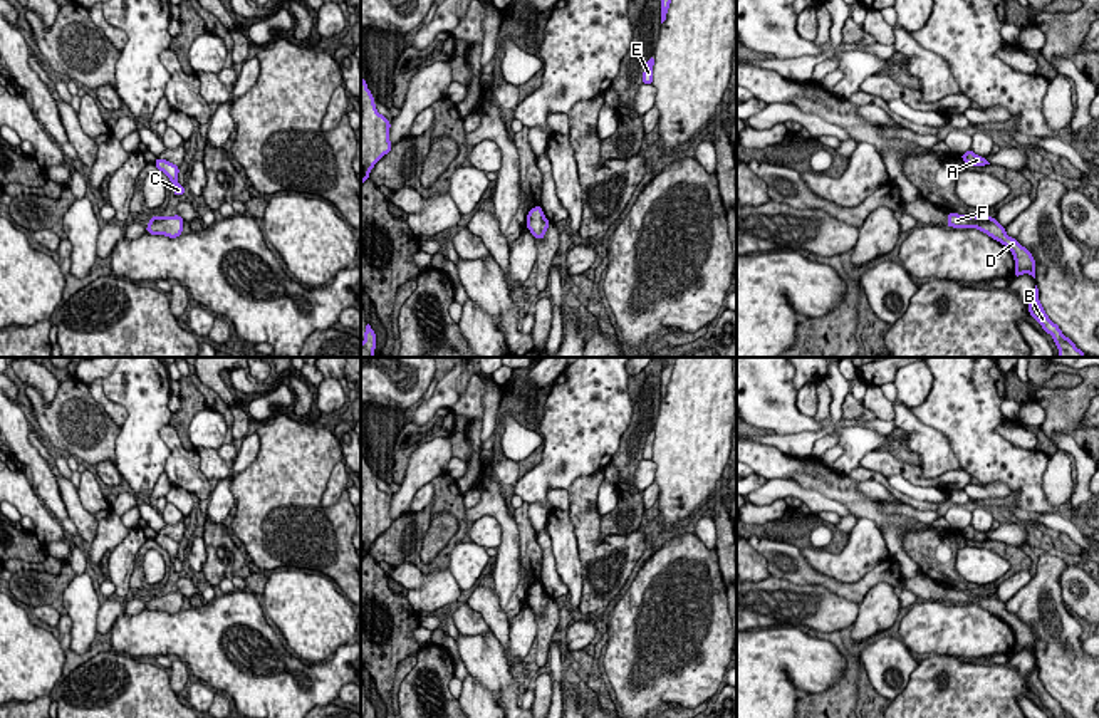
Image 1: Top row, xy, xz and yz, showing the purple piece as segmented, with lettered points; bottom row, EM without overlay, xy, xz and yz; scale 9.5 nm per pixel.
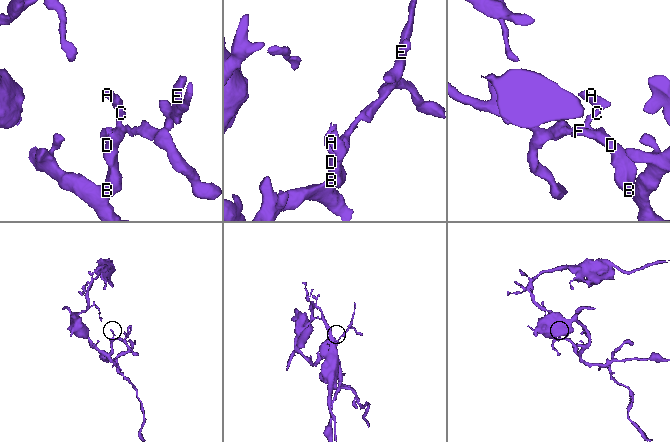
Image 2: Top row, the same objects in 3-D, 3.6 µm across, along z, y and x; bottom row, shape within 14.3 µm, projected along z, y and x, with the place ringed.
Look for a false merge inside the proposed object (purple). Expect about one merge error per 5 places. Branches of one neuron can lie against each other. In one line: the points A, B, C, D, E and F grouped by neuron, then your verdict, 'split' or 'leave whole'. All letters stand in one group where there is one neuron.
A B C D E F | leave whole

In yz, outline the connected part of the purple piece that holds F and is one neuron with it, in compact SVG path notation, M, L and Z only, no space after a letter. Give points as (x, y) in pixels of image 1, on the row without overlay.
M948 589L946 602L953 604L977 604L993 616L1005 621L1015 636L1013 653L1020 653L1022 649L1030 649L1035 654L1035 636L1032 629L1022 622L1015 614L1008 612L1005 602L1002 602L993 592L977 592L977 591L958 591Z

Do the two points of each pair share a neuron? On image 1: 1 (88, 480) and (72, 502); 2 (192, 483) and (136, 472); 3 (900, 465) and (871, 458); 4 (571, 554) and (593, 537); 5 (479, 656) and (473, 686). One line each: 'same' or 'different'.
1: different
2: different
3: same
4: different
5: different

